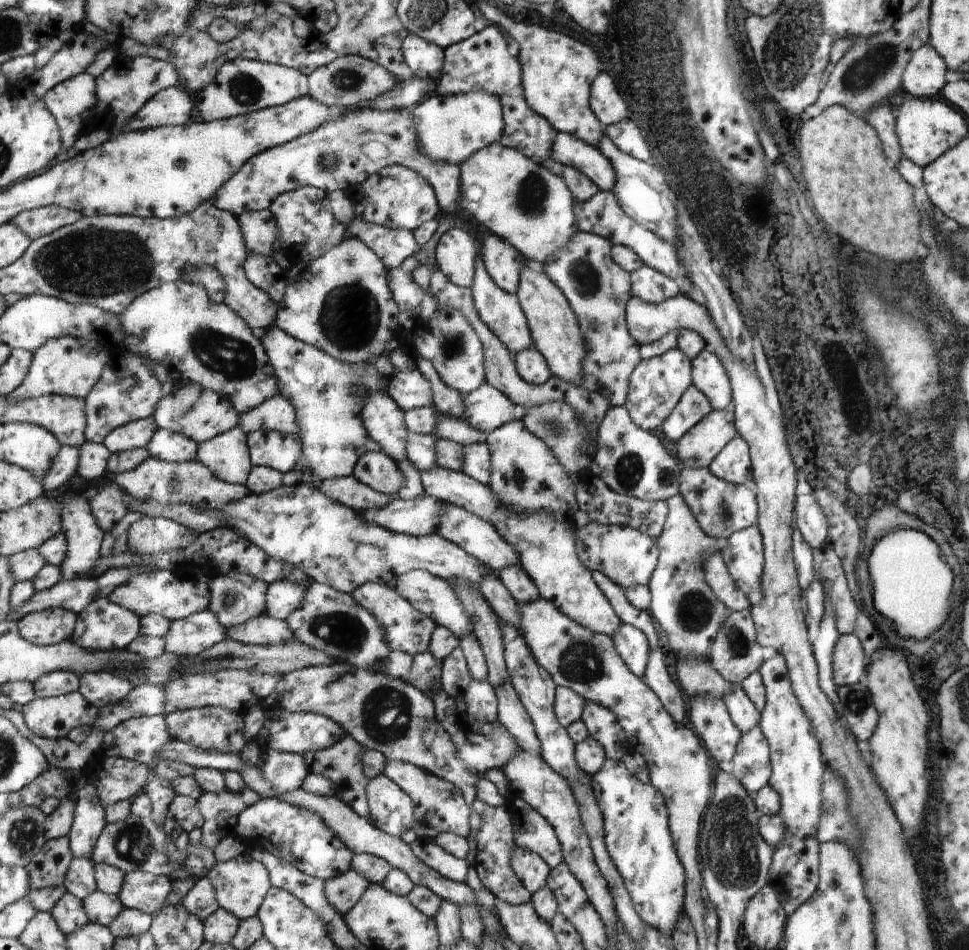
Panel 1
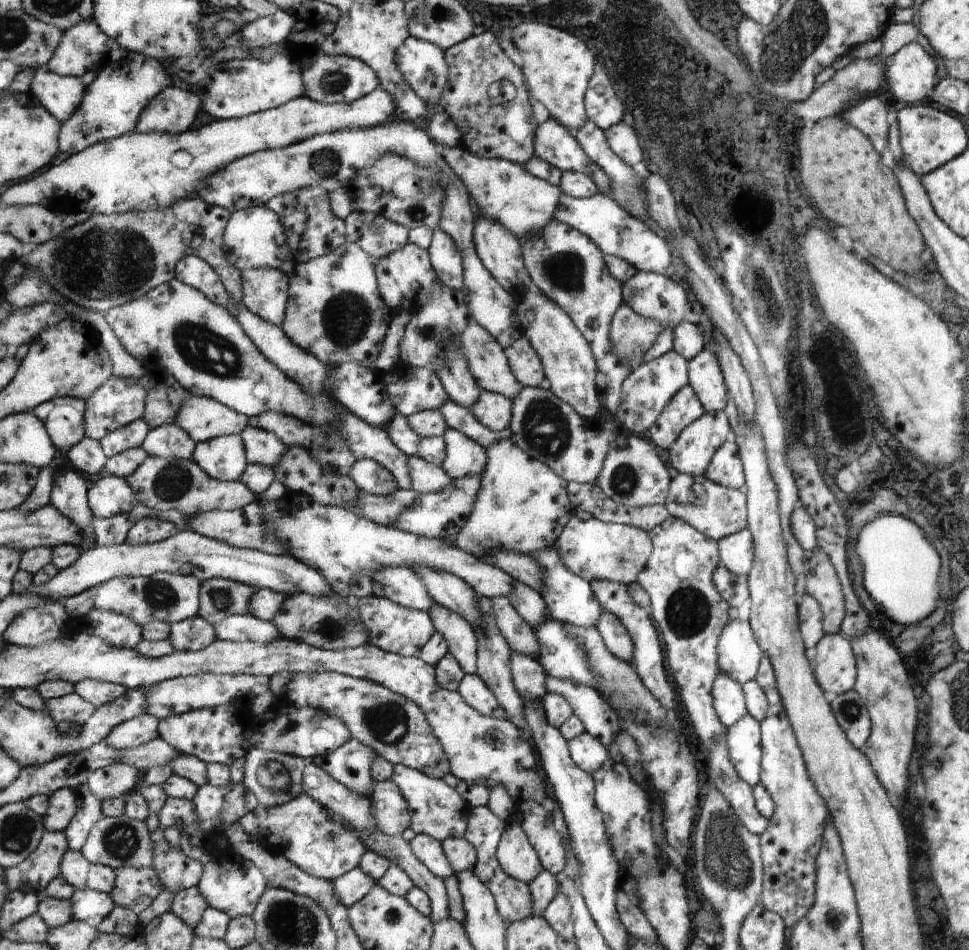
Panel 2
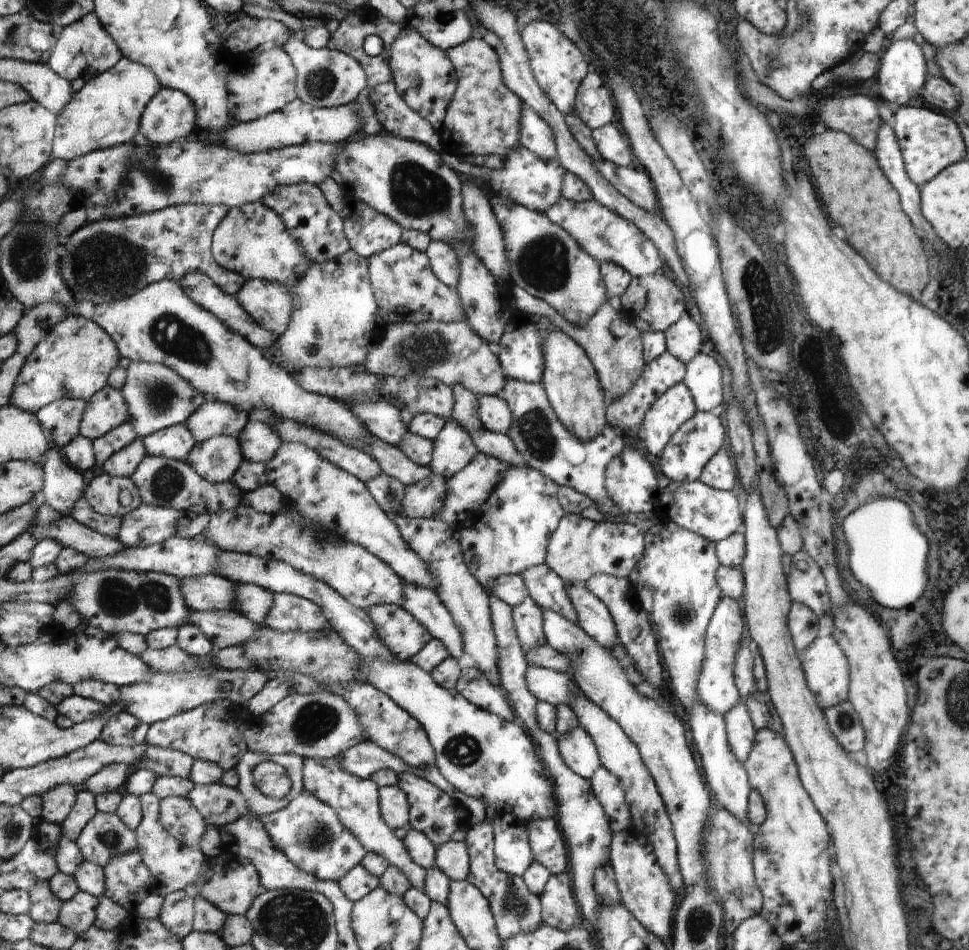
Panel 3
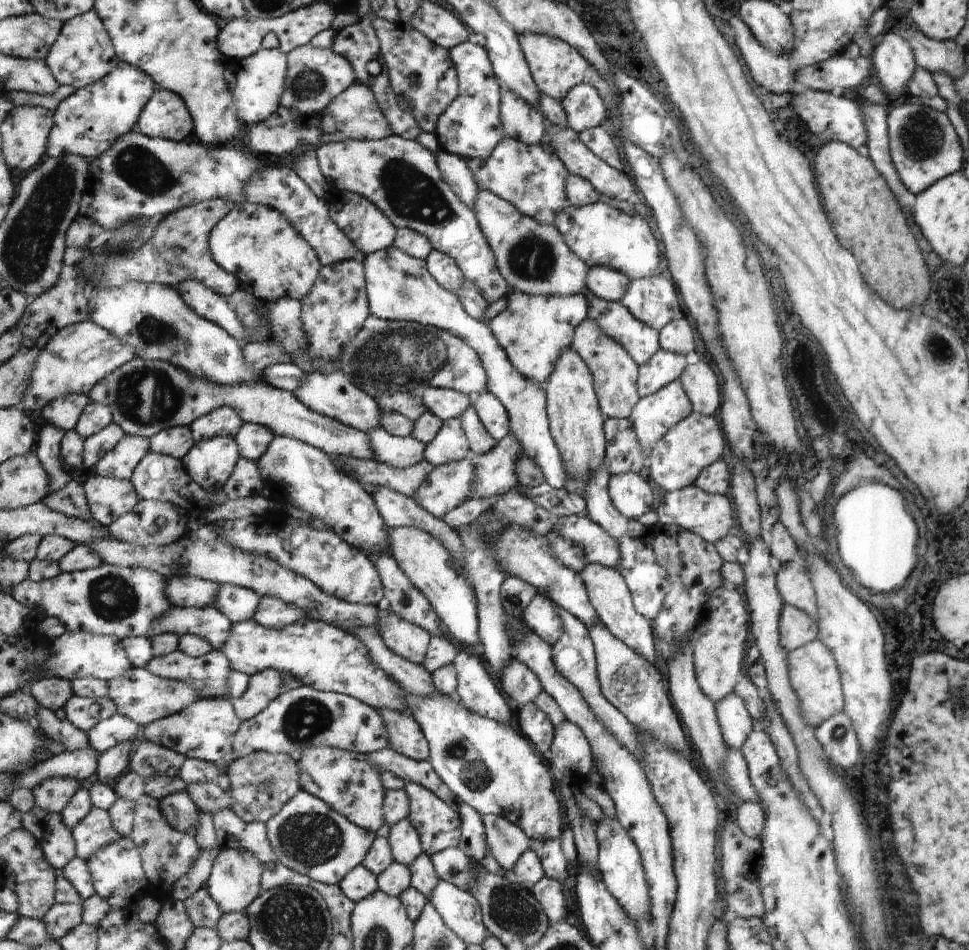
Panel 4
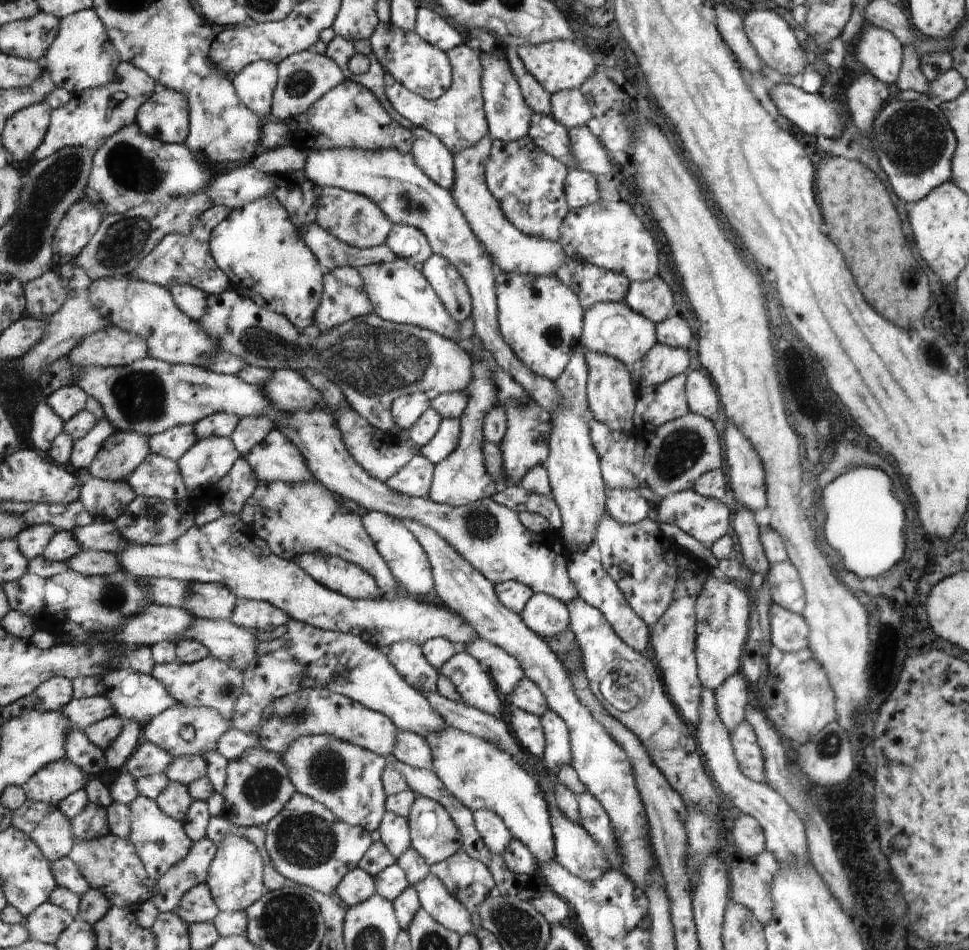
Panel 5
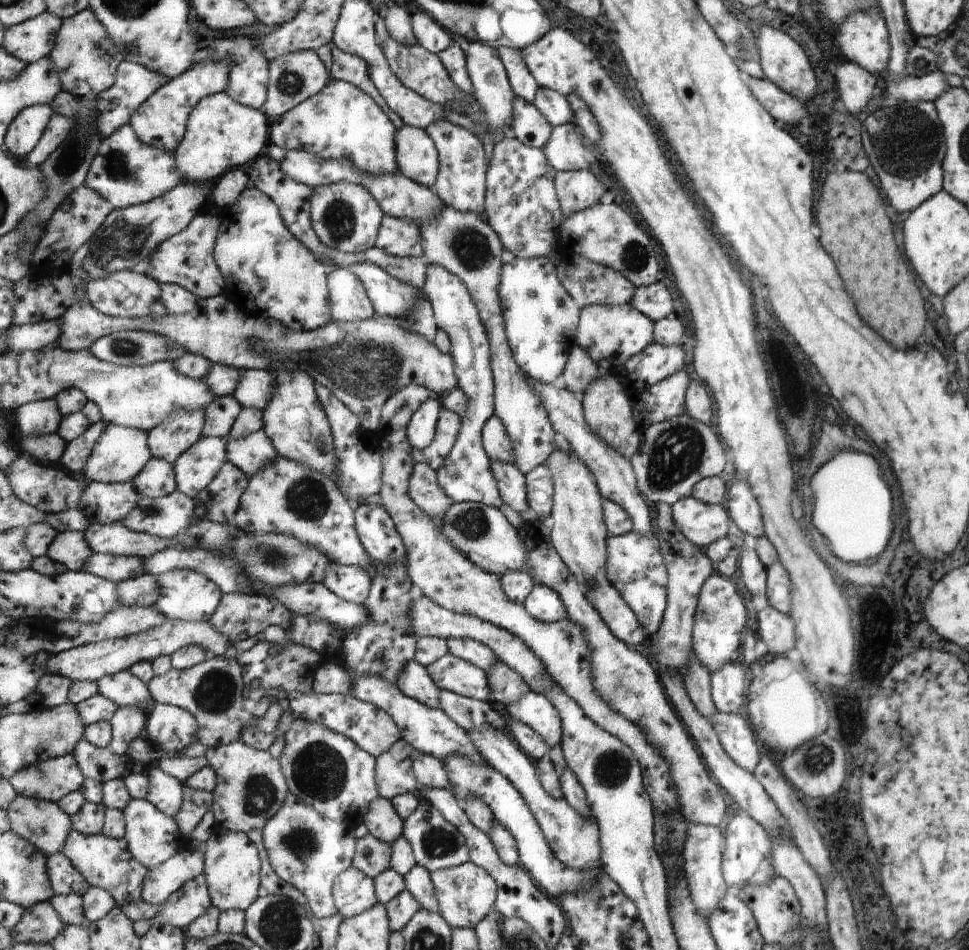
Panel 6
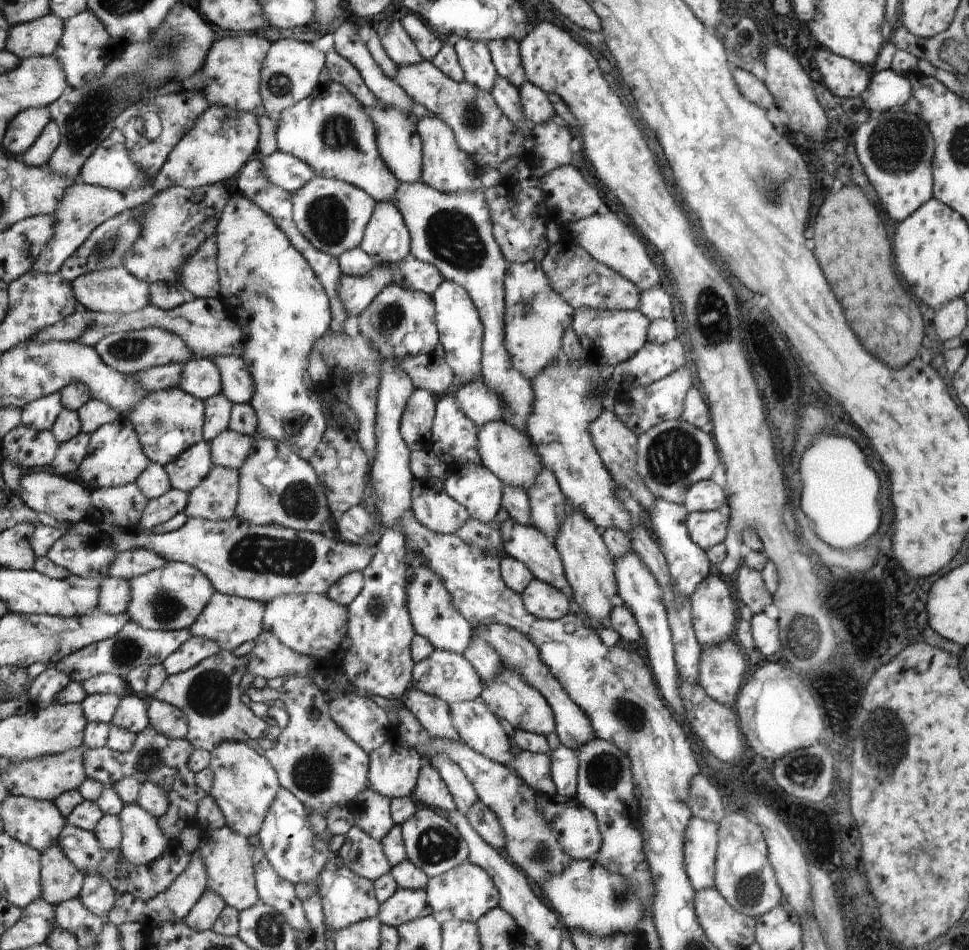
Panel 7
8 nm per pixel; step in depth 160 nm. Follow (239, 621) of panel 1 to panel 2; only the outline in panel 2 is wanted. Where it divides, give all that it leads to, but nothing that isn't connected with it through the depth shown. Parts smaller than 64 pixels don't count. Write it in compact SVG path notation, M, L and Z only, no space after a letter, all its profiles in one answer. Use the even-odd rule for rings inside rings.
M213 578L201 581L200 615L214 626L230 615L250 612L255 588L228 579Z

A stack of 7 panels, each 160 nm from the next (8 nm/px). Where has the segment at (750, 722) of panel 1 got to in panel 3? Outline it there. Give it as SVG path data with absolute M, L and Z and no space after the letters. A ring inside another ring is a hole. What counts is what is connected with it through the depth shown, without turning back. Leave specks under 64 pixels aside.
M722 596L718 602L705 634L705 660L701 666L702 672L698 682L701 702L712 712L717 712L723 717L742 700L736 683L736 656L743 644L744 616L738 603L726 596Z

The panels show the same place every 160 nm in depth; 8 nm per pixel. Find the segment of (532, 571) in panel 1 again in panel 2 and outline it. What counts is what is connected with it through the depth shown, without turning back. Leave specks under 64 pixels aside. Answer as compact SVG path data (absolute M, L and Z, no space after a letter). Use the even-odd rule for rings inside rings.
M418 455L408 457L412 488L419 494L437 493L442 487L454 486L454 479L441 467ZM554 546L542 549L535 557L545 576L545 587L541 592L545 603L549 607L550 618L561 621L564 624L596 627L600 622L600 616L602 616L602 608L589 582L574 574L572 570L568 570L568 566L566 566L562 556Z

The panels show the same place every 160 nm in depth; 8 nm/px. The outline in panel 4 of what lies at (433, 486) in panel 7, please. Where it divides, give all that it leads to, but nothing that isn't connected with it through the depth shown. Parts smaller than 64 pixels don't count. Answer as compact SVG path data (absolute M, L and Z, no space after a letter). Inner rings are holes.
M339 457L339 463L364 486L385 486L410 498L414 498L418 488L435 467L425 458L405 469L395 469L374 459L356 457Z

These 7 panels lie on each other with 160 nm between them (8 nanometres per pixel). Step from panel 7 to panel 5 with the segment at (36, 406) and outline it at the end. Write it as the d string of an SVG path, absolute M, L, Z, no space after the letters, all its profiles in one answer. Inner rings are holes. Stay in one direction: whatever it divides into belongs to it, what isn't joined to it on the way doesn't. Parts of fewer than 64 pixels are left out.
M45 401L37 405L31 420L33 444L42 454L46 454L57 437L64 431L65 422L50 406L47 406Z

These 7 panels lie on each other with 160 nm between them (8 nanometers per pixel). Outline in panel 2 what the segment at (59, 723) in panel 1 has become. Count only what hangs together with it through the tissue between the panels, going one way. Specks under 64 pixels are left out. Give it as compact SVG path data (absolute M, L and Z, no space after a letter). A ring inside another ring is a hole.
M75 692L57 699L48 699L46 708L47 715L53 717L56 724L68 721L79 726L96 714L95 706Z

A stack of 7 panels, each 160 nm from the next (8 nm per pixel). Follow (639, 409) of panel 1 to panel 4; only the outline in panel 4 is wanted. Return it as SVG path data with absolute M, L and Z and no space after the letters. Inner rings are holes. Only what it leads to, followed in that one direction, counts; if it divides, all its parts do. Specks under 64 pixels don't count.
M660 348L648 363L640 365L637 388L640 396L653 395L673 380L680 379L690 361L689 356Z

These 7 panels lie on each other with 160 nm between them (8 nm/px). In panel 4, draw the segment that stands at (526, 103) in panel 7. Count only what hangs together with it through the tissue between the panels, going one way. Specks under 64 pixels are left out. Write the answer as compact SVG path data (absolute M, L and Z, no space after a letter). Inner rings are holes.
M588 82L572 88L561 104L568 116L569 127L577 133L600 125L606 116L602 96L593 86L588 86Z

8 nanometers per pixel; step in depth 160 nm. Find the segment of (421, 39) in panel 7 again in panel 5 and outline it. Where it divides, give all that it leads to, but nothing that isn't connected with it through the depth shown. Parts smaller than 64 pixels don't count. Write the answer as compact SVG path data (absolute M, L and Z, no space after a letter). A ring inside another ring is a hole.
M417 7L414 32L445 53L462 44L462 36L442 16L428 8Z

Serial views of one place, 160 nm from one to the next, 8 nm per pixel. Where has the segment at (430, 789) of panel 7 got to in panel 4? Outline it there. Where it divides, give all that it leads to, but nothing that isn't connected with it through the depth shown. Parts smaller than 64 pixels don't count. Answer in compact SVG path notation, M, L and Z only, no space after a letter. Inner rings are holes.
M388 709L378 712L389 732L389 747L392 750L417 761L429 760L429 741L413 716Z

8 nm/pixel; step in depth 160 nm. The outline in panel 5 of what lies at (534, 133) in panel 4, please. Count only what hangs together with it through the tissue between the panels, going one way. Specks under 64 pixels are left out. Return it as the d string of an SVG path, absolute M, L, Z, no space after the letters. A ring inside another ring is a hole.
M483 53L481 64L484 66L482 88L485 116L488 120L492 141L498 140L503 143L510 143L526 138L529 134L529 128L532 126L533 111L521 92L520 84L510 68L509 61L496 53Z

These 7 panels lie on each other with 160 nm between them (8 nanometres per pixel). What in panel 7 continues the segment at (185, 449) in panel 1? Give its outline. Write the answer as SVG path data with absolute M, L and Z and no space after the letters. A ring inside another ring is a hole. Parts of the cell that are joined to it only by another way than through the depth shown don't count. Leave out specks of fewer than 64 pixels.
M179 387L148 392L148 396L132 408L128 417L136 429L145 455L162 466L172 463L193 444L204 440L205 401L198 400Z

